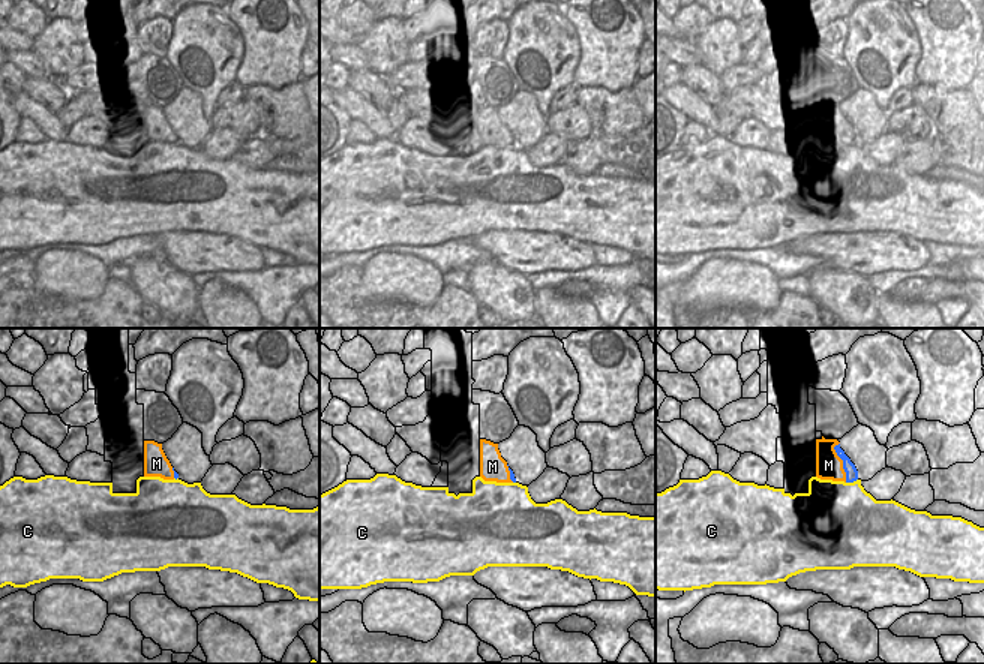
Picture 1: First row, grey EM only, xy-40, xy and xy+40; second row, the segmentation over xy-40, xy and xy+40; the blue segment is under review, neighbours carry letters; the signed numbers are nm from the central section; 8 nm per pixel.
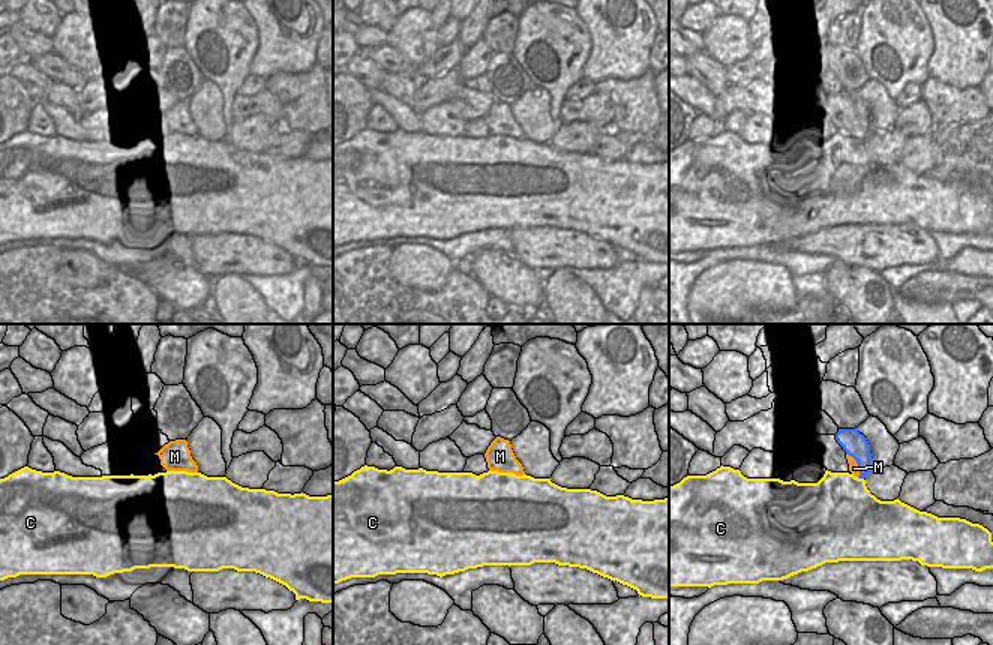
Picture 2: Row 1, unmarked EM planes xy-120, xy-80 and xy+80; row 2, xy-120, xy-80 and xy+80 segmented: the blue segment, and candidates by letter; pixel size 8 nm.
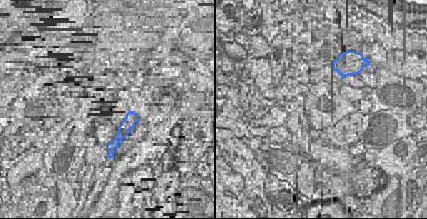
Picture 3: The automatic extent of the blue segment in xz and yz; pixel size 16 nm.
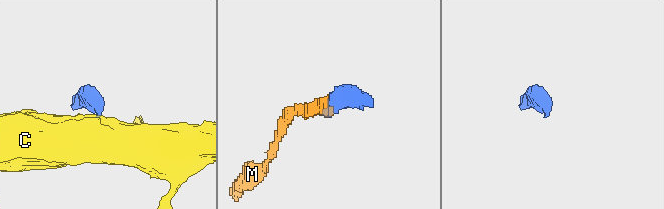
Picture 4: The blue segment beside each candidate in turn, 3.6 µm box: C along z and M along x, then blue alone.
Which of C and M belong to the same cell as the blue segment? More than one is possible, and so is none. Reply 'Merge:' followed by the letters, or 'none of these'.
Merge: none of these

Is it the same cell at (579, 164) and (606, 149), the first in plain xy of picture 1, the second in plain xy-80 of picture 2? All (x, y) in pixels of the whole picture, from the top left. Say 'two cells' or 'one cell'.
one cell

